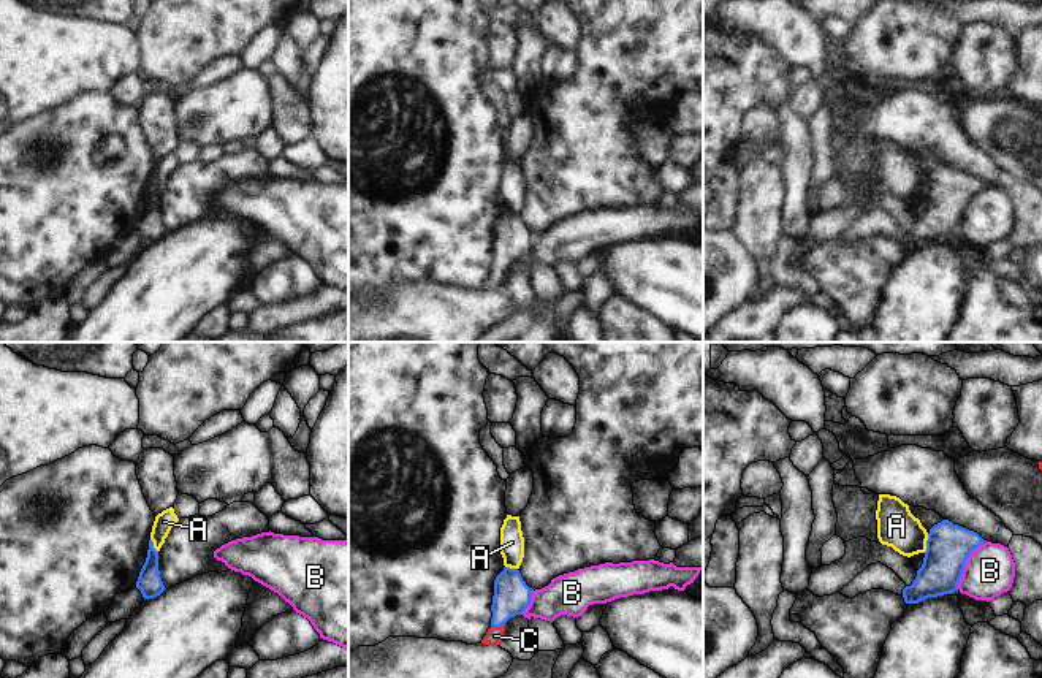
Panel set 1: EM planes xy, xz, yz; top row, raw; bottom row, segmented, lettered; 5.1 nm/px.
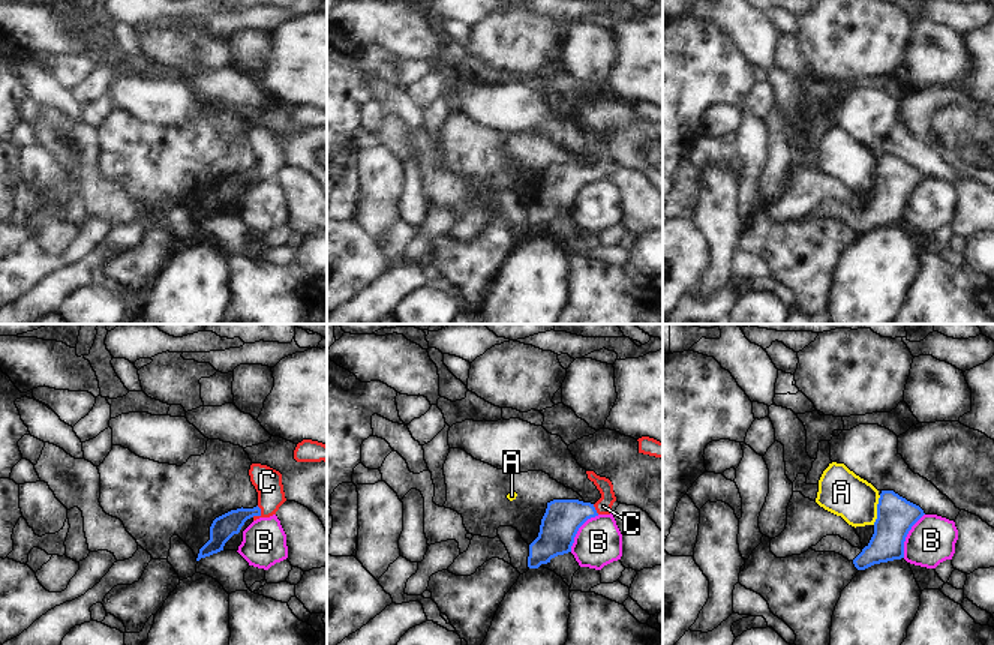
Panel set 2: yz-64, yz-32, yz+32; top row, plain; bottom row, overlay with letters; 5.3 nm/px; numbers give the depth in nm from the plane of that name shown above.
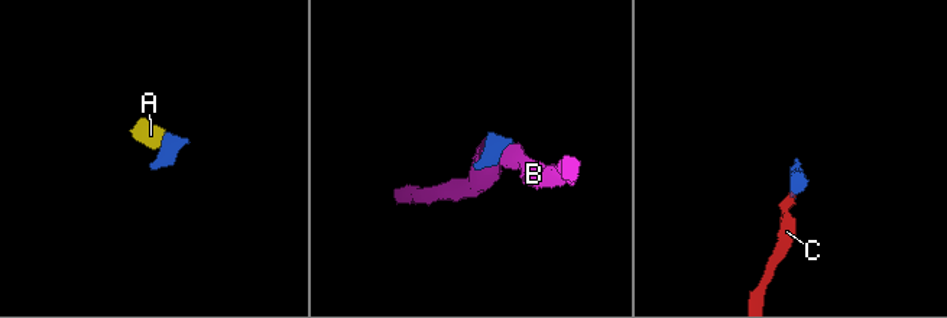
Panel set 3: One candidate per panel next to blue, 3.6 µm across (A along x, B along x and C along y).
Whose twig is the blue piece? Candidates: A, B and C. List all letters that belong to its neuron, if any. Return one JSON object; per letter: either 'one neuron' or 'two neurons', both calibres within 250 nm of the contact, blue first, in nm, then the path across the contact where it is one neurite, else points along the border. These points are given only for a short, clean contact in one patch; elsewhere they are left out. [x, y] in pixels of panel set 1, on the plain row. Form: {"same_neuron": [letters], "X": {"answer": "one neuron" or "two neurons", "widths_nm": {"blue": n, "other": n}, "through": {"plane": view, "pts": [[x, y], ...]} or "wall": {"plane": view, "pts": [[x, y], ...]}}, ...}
{"same_neuron": ["C"], "A": {"answer": "two neurons", "widths_nm": {"blue": 220, "other": 200}, "wall": {"plane": "yz", "pts": [[928, 179], [924, 197]]}}, "B": {"answer": "two neurons", "widths_nm": {"blue": 220, "other": 260}, "wall": {"plane": "yz", "pts": [[985, 187], [968, 203], [957, 233]]}}, "C": {"answer": "one neuron", "widths_nm": {"blue": 190, "other": 90}, "through": {"plane": "xz", "pts": [[512, 241], [502, 254], [498, 271], [494, 281]]}}}

